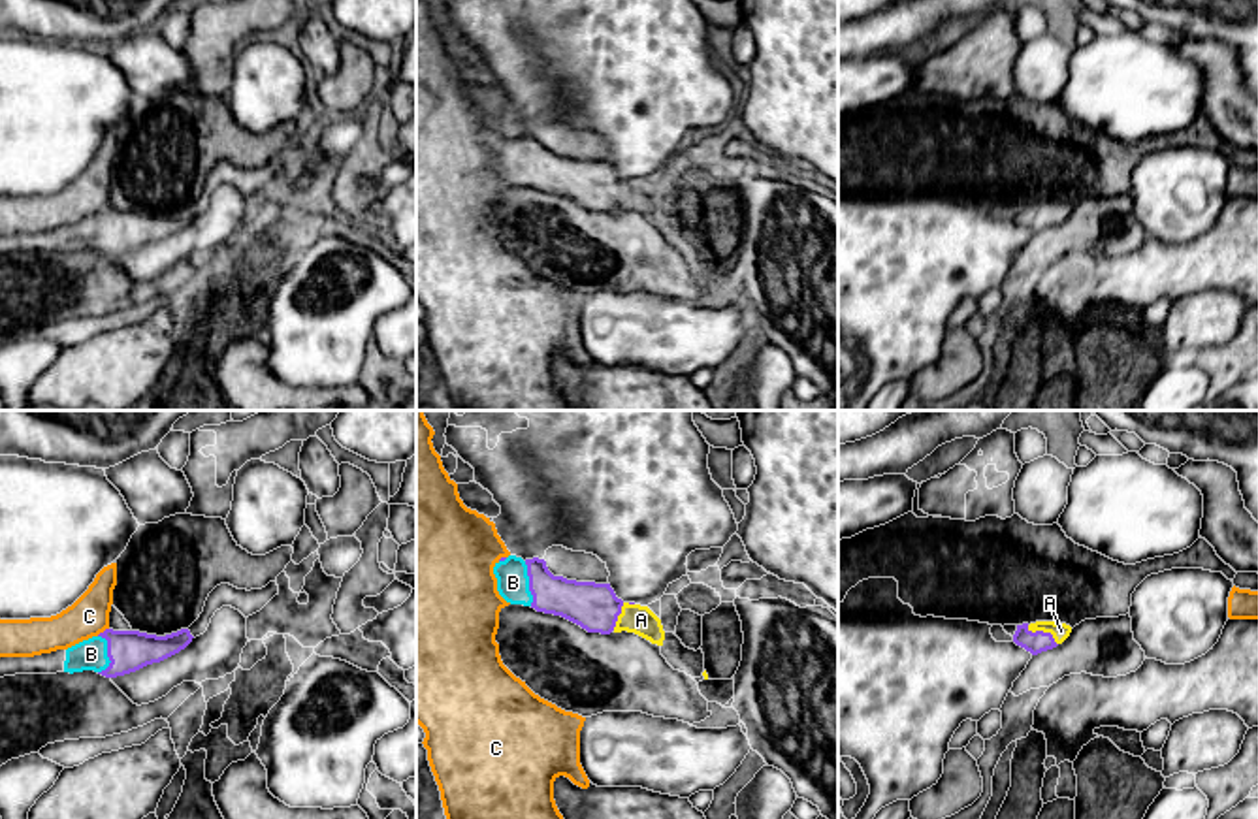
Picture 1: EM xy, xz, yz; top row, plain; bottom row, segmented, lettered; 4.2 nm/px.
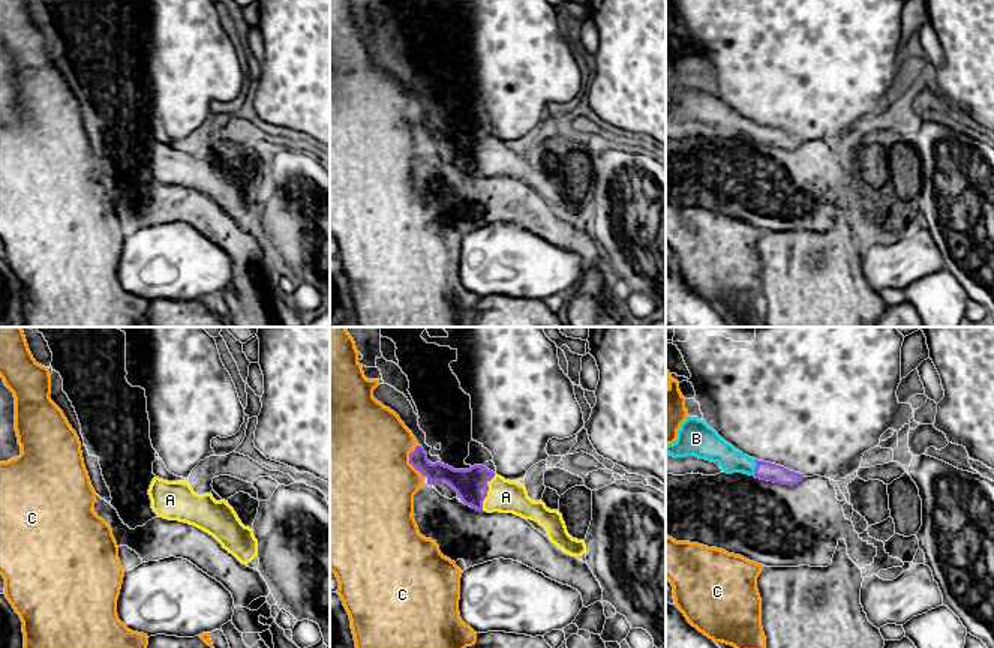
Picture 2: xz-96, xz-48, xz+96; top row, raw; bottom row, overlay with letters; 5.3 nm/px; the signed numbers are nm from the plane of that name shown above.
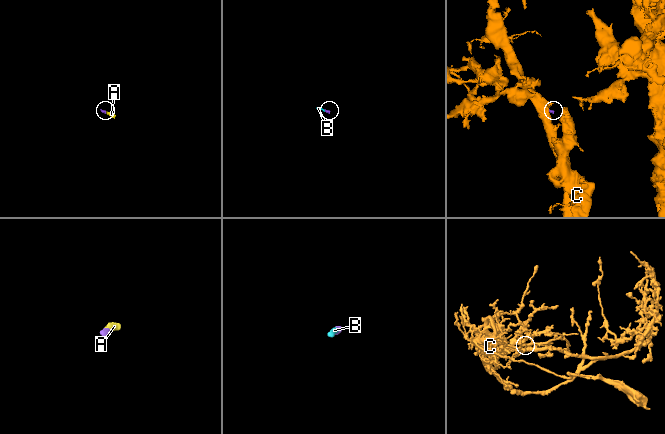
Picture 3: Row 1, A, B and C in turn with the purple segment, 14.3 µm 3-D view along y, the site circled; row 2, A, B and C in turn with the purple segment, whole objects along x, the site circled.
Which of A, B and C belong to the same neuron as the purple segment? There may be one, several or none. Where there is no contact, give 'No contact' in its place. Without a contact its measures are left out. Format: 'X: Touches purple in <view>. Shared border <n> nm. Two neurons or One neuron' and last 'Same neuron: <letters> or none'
A: Touches purple in yz. Shared border 160 nm. One neuron
B: Touches purple in xy. Shared border 170 nm. One neuron
C: Touches purple in xy. Shared border 70 nm. Two neurons
Same neuron: A, B

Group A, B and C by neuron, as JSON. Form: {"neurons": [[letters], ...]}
{"neurons": [["A", "B"], ["C"]]}

